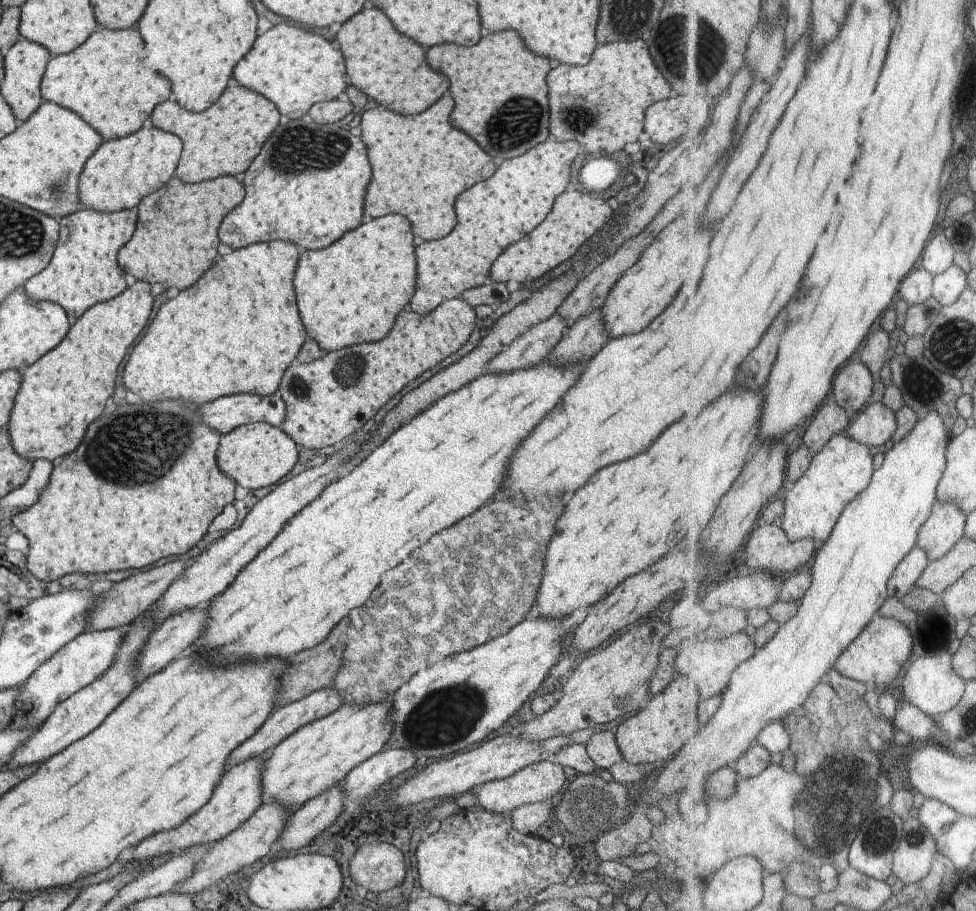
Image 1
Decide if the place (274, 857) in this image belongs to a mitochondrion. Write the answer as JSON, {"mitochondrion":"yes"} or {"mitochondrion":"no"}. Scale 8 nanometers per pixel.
{"mitochondrion":"no"}

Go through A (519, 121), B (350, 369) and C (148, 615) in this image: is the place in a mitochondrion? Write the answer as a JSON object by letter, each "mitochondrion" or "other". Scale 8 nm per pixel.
{"A":"mitochondrion","B":"mitochondrion","C":"other"}

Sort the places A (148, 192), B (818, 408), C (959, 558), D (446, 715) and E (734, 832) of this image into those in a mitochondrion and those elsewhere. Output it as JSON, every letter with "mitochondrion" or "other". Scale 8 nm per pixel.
{"A":"other","B":"other","C":"other","D":"mitochondrion","E":"other"}

